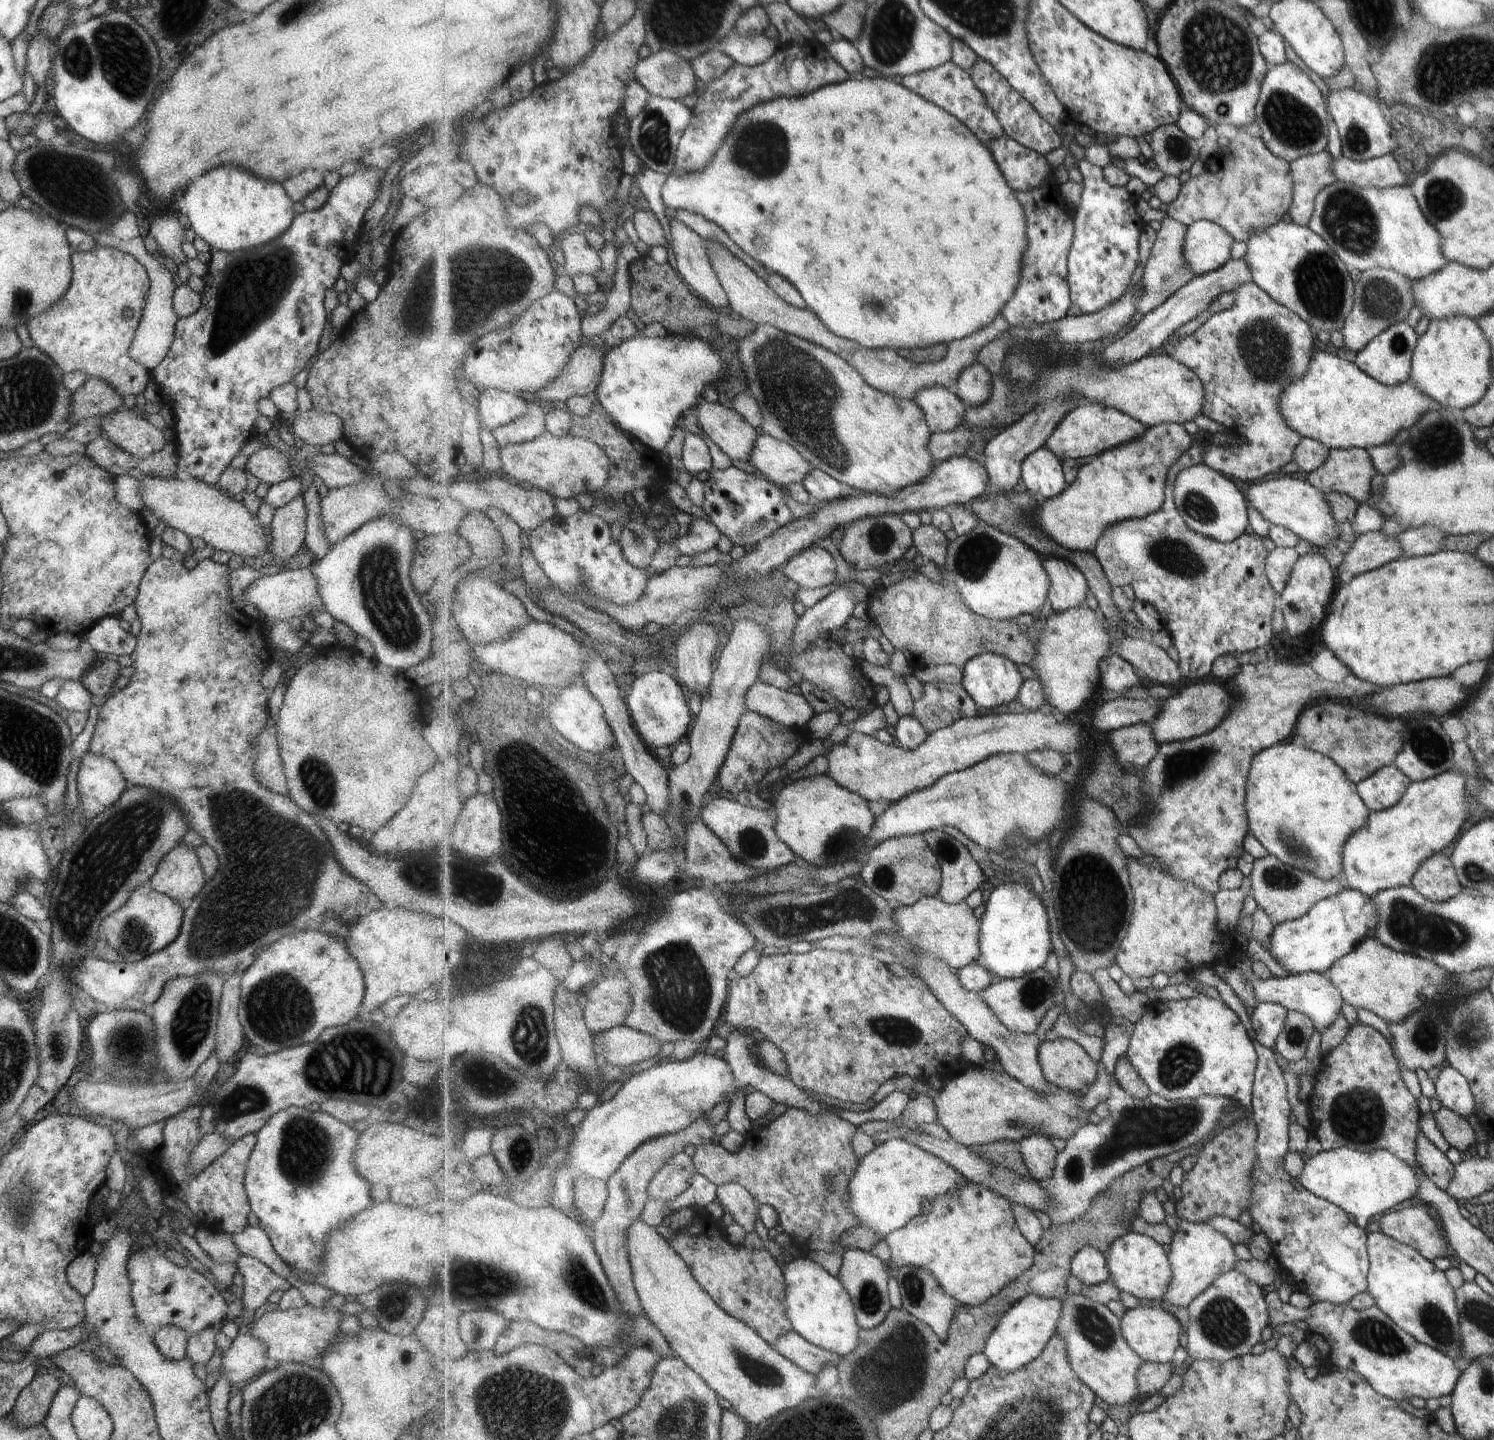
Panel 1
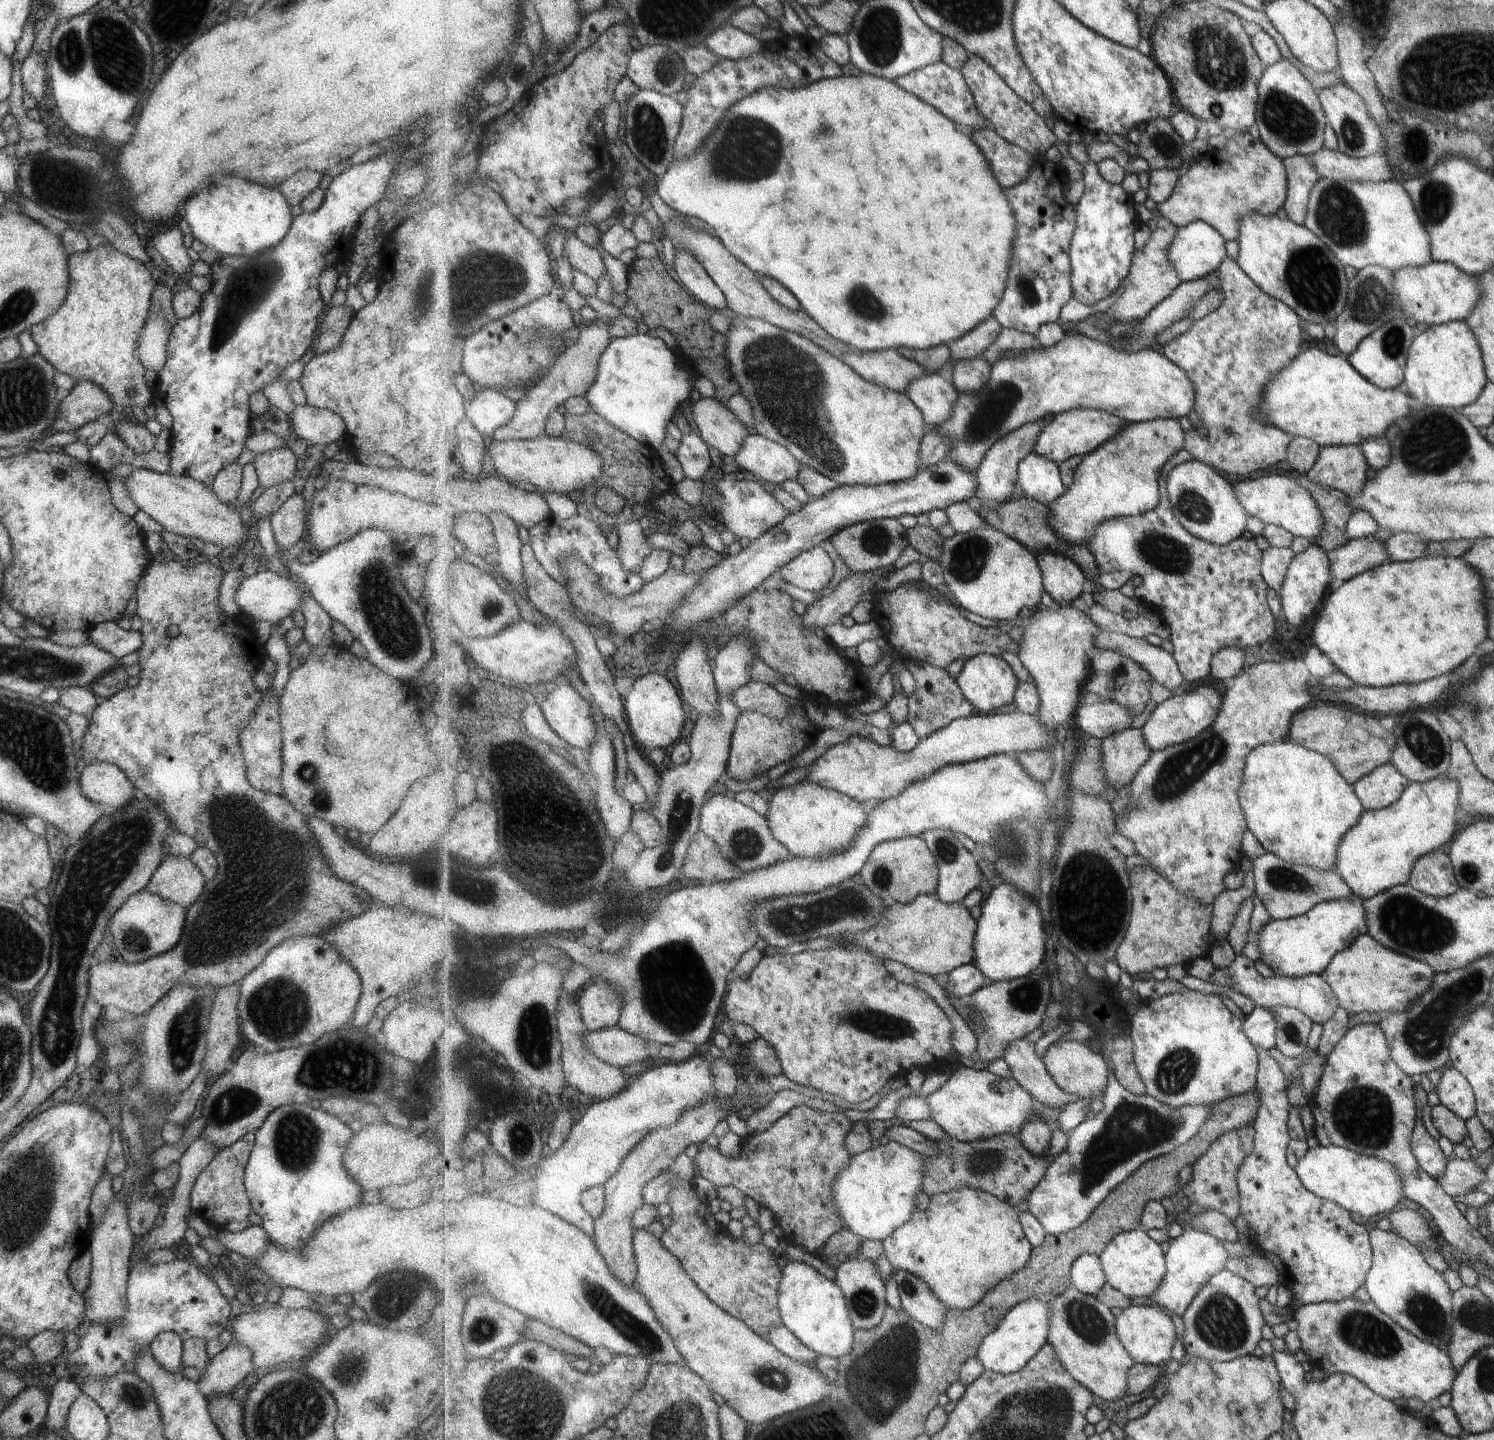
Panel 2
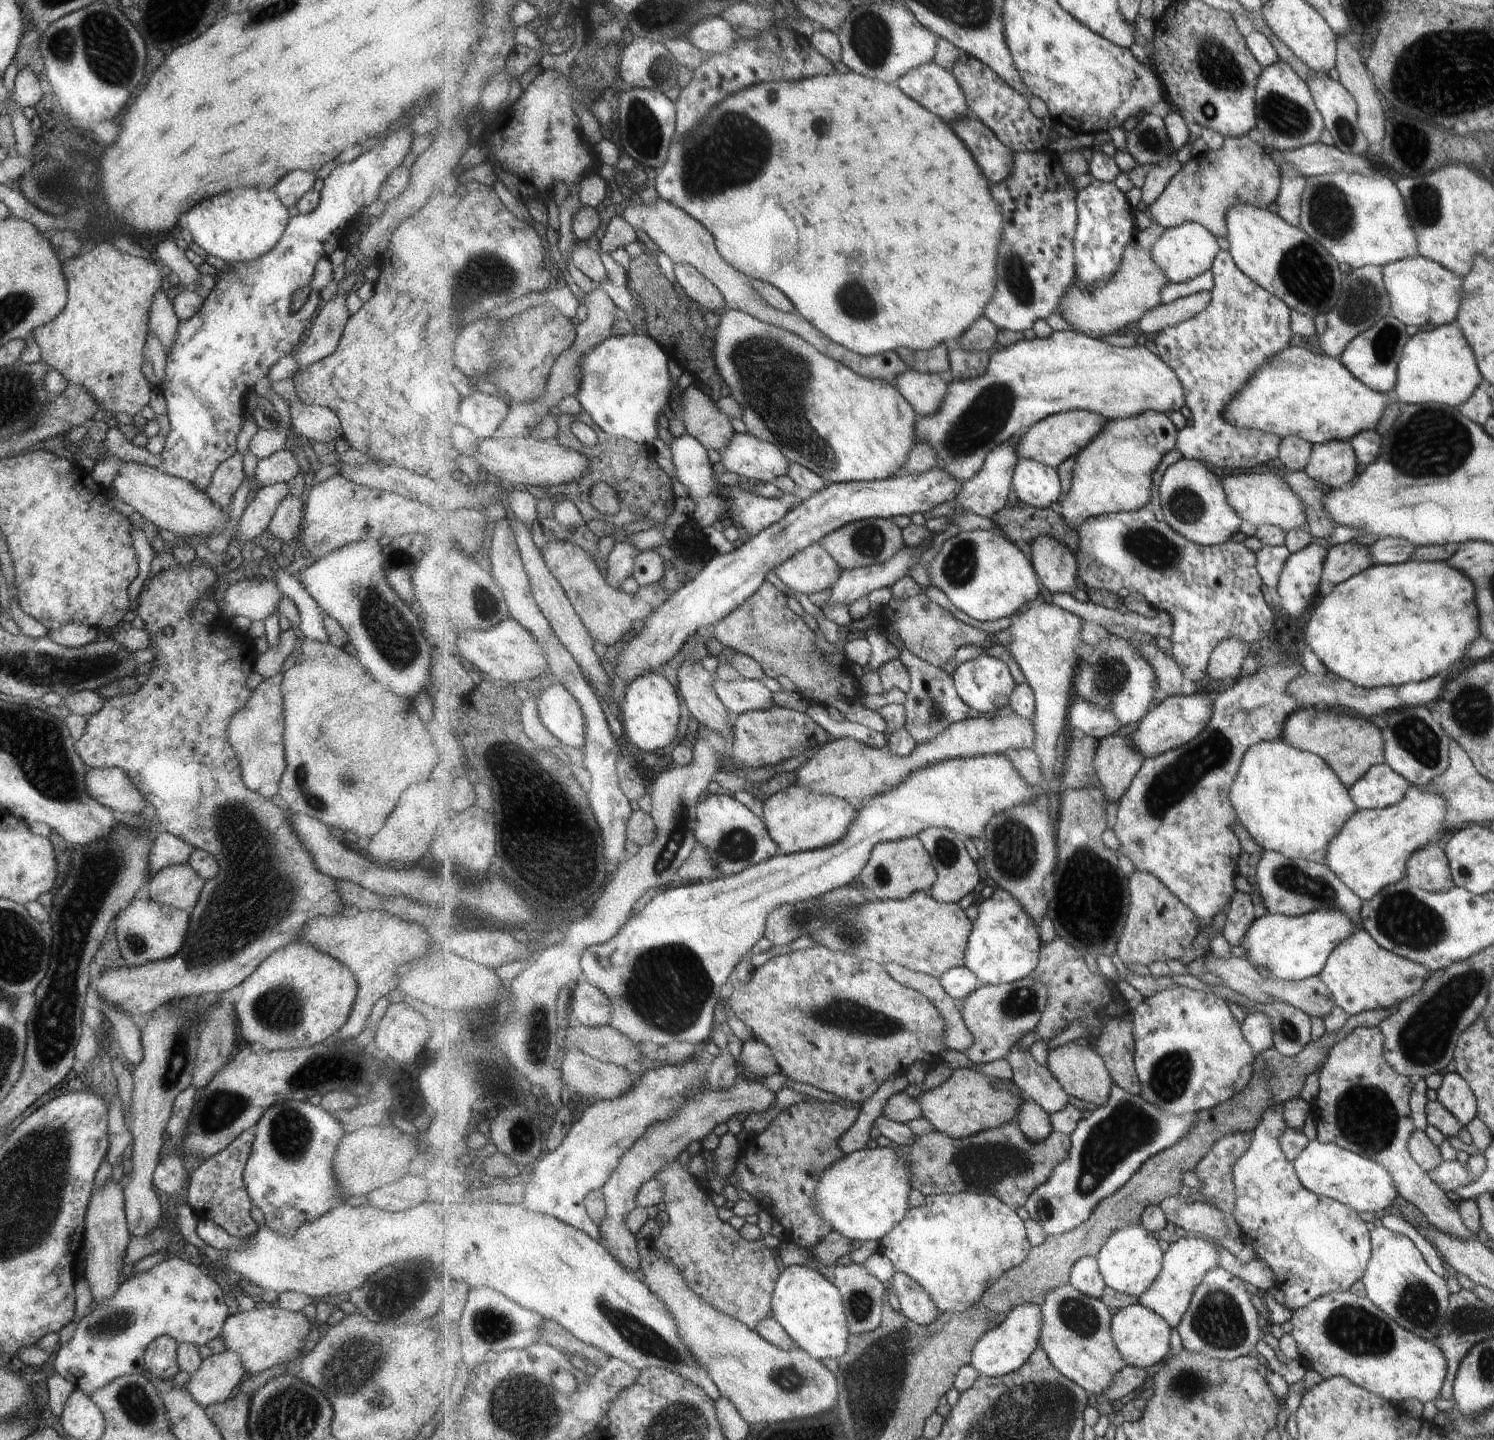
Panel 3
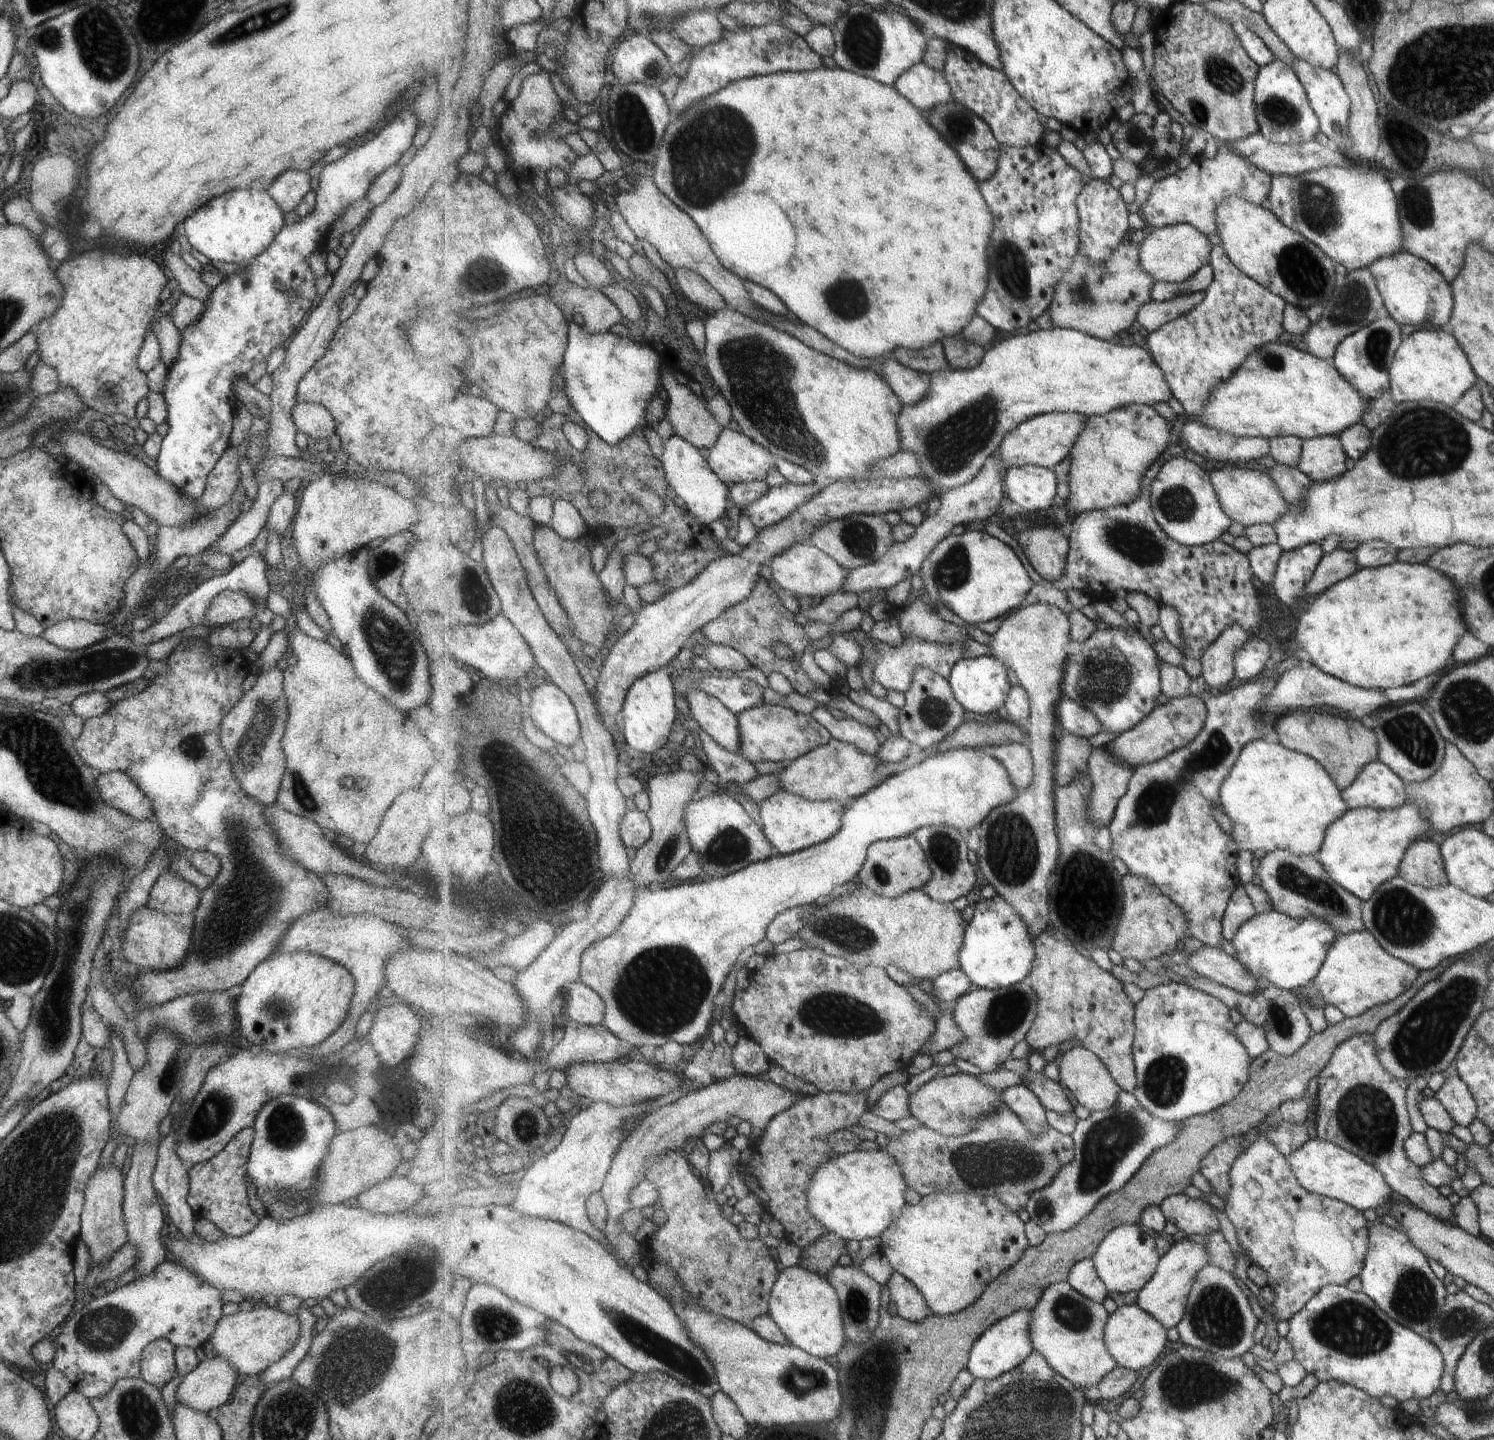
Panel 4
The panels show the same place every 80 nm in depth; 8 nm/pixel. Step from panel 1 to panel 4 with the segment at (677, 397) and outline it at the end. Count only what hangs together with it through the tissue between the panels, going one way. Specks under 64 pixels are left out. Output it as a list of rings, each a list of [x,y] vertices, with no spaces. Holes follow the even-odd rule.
[[[572,321],[561,374],[564,376],[565,393],[574,410],[580,414],[584,426],[603,436],[603,440],[607,440],[609,444],[619,444],[647,426],[645,416],[648,408],[663,389],[662,364],[662,356],[645,341],[634,342],[631,338],[620,337],[613,332],[590,333]]]

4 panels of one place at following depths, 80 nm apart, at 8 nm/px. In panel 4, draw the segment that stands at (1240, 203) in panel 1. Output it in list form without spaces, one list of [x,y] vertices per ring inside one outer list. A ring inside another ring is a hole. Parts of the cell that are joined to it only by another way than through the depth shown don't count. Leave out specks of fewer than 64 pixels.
[[[1224,141],[1219,146],[1214,157],[1206,158],[1202,152],[1197,154],[1189,165],[1179,169],[1175,174],[1169,175],[1156,184],[1147,198],[1147,202],[1141,205],[1141,216],[1147,225],[1153,227],[1167,227],[1169,225],[1191,224],[1206,235],[1218,234],[1218,222],[1216,221],[1216,208],[1219,208],[1227,197],[1241,197],[1254,205],[1259,205],[1265,200],[1270,184],[1271,175],[1254,165],[1247,155],[1232,147],[1232,141]]]

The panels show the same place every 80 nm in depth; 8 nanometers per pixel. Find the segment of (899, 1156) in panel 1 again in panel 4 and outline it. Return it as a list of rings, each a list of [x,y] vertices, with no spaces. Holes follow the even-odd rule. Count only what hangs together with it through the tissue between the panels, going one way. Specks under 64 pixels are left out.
[[[859,1149],[850,1153],[837,1154],[816,1169],[807,1191],[808,1208],[829,1233],[839,1235],[847,1242],[881,1237],[894,1220],[900,1217],[903,1207],[906,1206],[904,1196],[907,1187],[901,1167],[891,1155],[881,1149],[872,1151]]]

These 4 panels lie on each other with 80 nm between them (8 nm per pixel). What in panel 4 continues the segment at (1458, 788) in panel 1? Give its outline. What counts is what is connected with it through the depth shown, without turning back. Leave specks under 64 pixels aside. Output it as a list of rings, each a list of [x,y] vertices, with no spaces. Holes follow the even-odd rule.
[[[1407,799],[1400,807],[1389,810],[1347,809],[1325,829],[1315,859],[1331,880],[1360,901],[1366,901],[1380,884],[1399,875],[1398,864],[1405,849],[1413,841],[1427,837],[1433,837],[1428,820]]]

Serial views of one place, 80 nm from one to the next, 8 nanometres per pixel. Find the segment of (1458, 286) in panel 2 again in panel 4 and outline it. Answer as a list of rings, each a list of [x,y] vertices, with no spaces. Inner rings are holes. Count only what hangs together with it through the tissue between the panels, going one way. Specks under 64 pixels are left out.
[[[1401,251],[1390,257],[1378,258],[1366,267],[1375,279],[1388,316],[1398,325],[1429,322],[1432,326],[1447,327],[1453,306],[1450,284],[1426,260]]]

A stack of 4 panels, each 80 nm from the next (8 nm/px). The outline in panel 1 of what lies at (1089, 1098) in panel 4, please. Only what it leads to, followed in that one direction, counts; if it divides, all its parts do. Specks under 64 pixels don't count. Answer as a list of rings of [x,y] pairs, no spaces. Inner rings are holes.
[[[1071,1039],[1045,1040],[1038,1048],[1038,1059],[1047,1081],[1077,1093],[1089,1090],[1098,1075],[1098,1062],[1091,1060],[1091,1056]]]

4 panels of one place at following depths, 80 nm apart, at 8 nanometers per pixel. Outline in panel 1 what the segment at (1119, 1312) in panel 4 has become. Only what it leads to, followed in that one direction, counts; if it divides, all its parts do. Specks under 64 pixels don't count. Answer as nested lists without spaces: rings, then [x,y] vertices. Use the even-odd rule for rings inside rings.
[[[1135,1307],[1134,1309],[1127,1309],[1122,1320],[1122,1331],[1127,1342],[1135,1352],[1139,1353],[1146,1362],[1150,1363],[1173,1363],[1175,1352],[1180,1347],[1179,1340],[1181,1340],[1181,1323],[1179,1320],[1161,1307]]]

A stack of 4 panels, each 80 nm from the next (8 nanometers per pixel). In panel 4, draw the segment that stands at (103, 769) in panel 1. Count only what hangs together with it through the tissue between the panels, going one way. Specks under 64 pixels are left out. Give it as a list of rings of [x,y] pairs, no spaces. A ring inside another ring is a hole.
[[[124,772],[100,773],[95,777],[93,788],[107,806],[133,819],[145,820],[153,814],[151,801]]]

